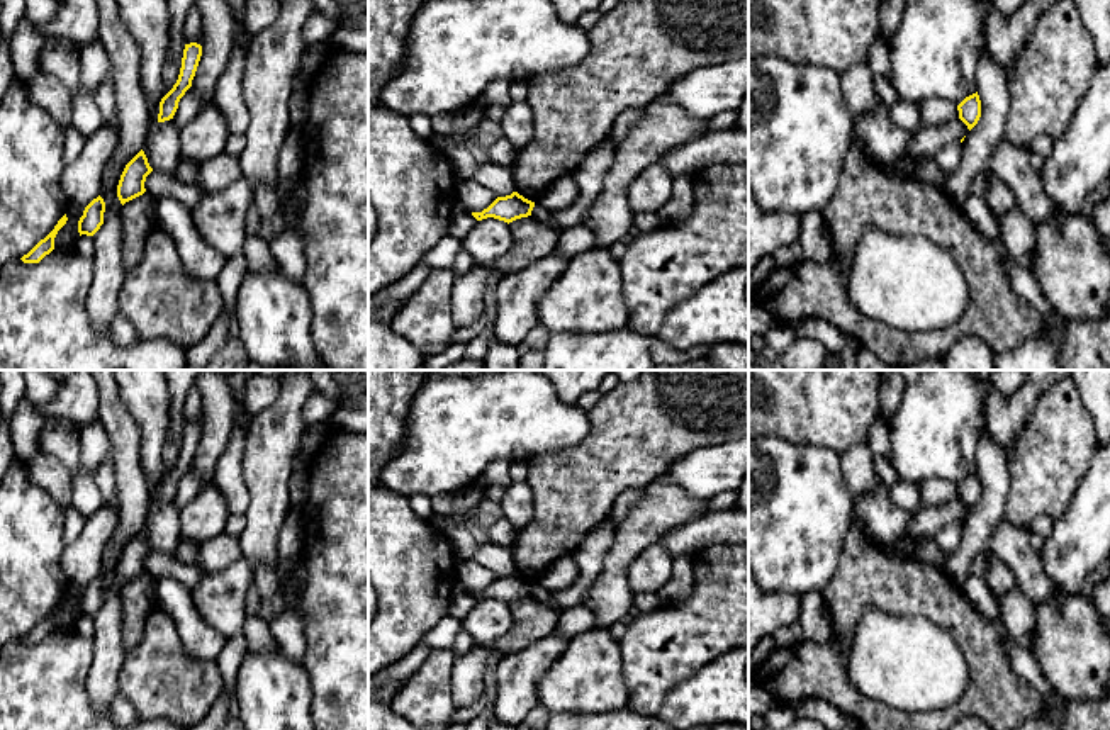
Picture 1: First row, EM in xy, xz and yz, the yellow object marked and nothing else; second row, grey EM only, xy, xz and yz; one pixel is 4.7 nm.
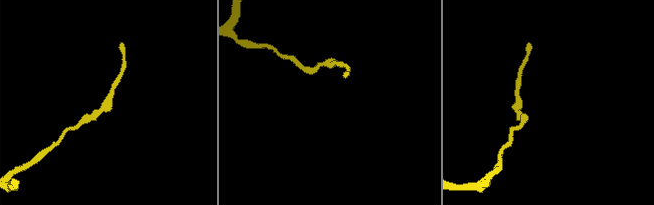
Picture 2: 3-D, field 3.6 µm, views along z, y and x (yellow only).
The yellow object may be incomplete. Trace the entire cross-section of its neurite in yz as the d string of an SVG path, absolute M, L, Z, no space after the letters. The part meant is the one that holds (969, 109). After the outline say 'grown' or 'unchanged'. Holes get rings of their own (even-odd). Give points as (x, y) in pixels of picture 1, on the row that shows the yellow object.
M978 92L966 97L959 105L957 105L957 110L959 110L959 119L967 126L967 129L971 131L979 117L981 117L981 100L979 100L979 95Z | unchanged

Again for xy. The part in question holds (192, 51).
M197 42L185 44L182 68L173 88L161 98L158 122L173 119L180 98L192 87L199 61L202 56L202 46Z | unchanged

